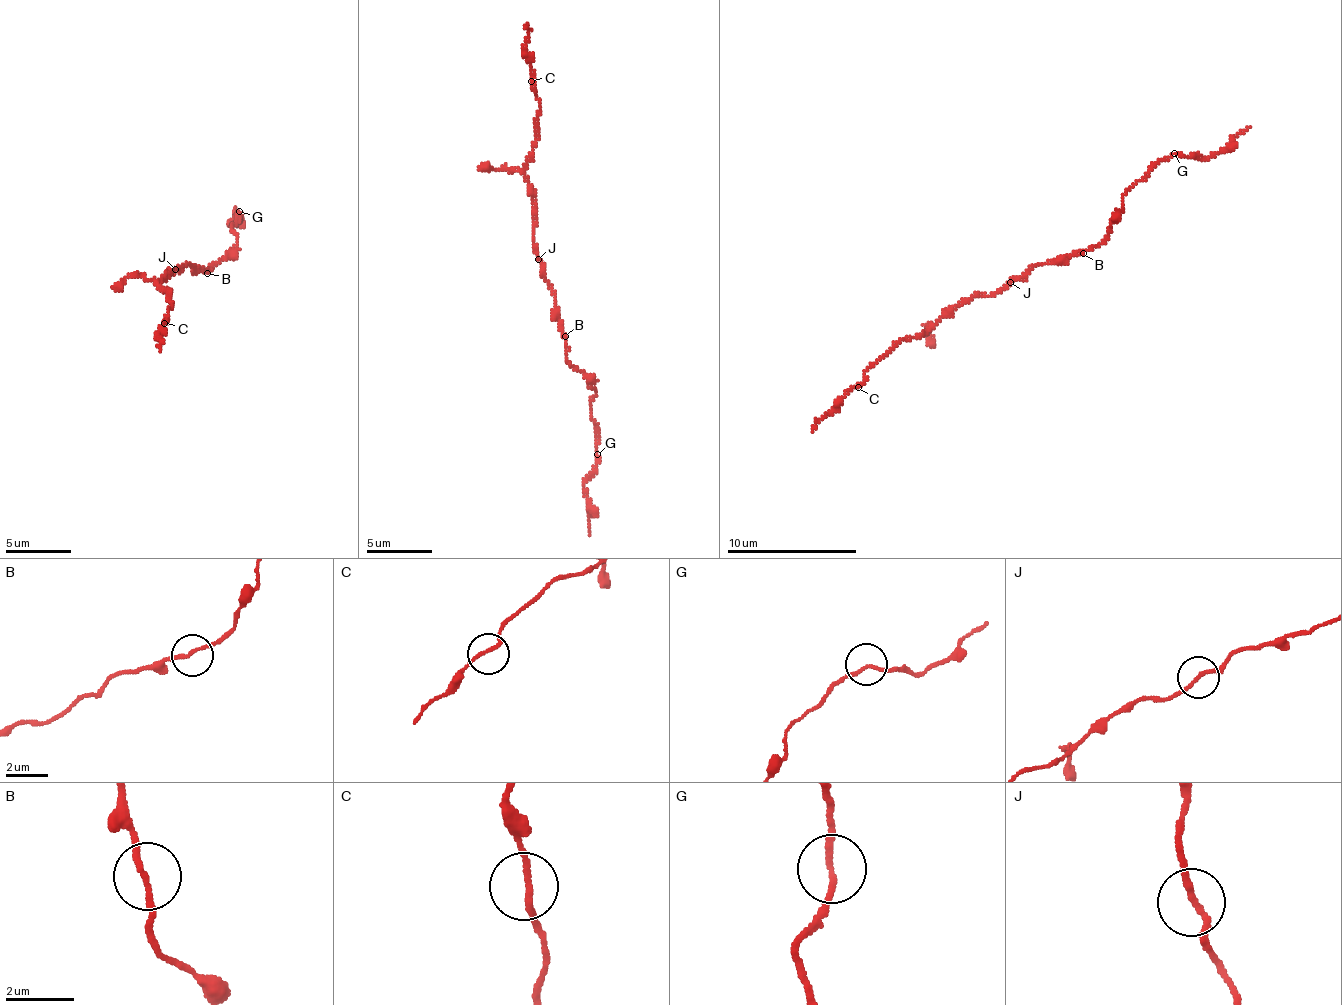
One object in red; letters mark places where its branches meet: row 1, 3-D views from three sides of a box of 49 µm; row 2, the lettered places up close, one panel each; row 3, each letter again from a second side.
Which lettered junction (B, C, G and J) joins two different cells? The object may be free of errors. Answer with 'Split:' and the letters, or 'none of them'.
Split: none of them

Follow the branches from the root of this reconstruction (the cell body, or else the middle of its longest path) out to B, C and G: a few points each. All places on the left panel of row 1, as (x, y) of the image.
B: (186, 266), (190, 264), (196, 272), (203, 268), (207, 273)
C: (186, 266), (169, 274), (168, 269), (158, 281), (172, 304), (164, 323)
G: (186, 266), (208, 273), (209, 267), (237, 248), (237, 234), (231, 230), (239, 212)

